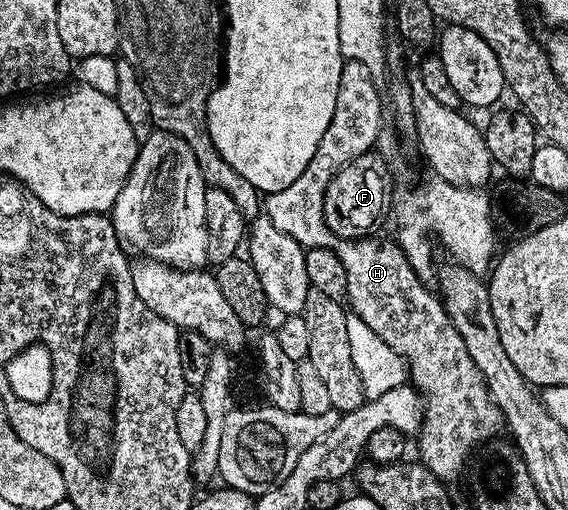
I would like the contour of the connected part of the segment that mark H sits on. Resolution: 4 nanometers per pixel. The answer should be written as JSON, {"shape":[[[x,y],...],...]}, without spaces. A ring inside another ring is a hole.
{"shape":[[[347,61],[342,70],[342,76],[338,82],[338,102],[334,102],[334,118],[330,118],[330,126],[326,126],[326,134],[322,134],[322,142],[318,142],[318,150],[314,150],[314,158],[311,159],[310,166],[306,166],[306,170],[302,170],[302,174],[298,174],[298,178],[294,178],[294,182],[290,182],[290,186],[286,186],[286,190],[278,190],[277,192],[267,193],[266,199],[262,204],[263,215],[270,218],[270,222],[274,222],[274,226],[278,226],[278,230],[282,230],[282,234],[290,234],[290,238],[294,238],[294,242],[298,242],[307,250],[309,248],[333,248],[338,254],[338,258],[342,258],[342,266],[346,266],[346,278],[348,279],[348,294],[346,297],[347,303],[352,303],[351,311],[358,317],[362,318],[362,322],[366,322],[366,326],[370,326],[370,330],[374,330],[374,334],[378,334],[378,338],[382,338],[382,342],[386,342],[386,346],[390,346],[390,350],[394,350],[394,354],[398,354],[404,359],[408,366],[408,375],[411,383],[414,385],[417,392],[420,393],[424,401],[424,421],[420,424],[418,439],[420,439],[420,456],[428,469],[430,469],[441,482],[449,482],[448,480],[456,480],[465,475],[466,469],[469,467],[470,461],[474,453],[479,449],[480,445],[487,444],[489,440],[495,440],[501,435],[502,429],[505,427],[504,415],[500,412],[500,408],[492,401],[492,395],[488,393],[486,382],[482,378],[482,374],[478,370],[478,366],[474,364],[474,358],[470,358],[469,351],[466,350],[466,342],[462,342],[462,334],[458,334],[458,330],[454,326],[454,322],[448,317],[448,311],[444,308],[443,299],[435,291],[432,292],[423,284],[421,273],[415,272],[411,262],[408,260],[404,249],[399,243],[388,240],[376,240],[377,238],[365,238],[363,240],[341,240],[338,239],[326,226],[326,218],[324,217],[324,199],[326,198],[326,186],[330,186],[330,182],[334,178],[334,174],[338,174],[338,170],[342,170],[342,166],[346,166],[354,158],[358,158],[364,152],[373,151],[376,140],[376,135],[380,132],[380,118],[382,112],[382,92],[378,89],[377,81],[372,79],[372,76],[366,70],[366,66],[362,62]]]}

